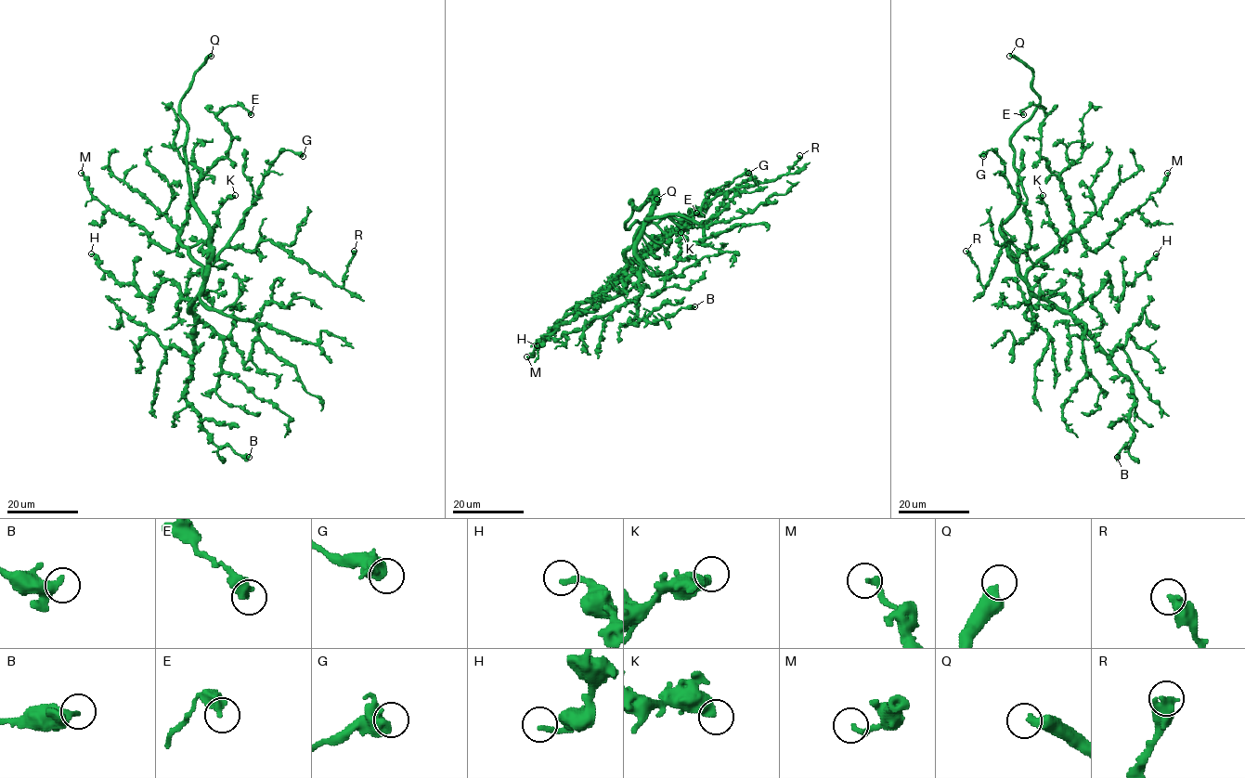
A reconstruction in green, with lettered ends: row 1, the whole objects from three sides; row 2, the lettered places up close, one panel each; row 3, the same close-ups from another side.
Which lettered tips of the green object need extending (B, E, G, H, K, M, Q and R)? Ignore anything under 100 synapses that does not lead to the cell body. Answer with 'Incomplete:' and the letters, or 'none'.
Incomplete: Q

